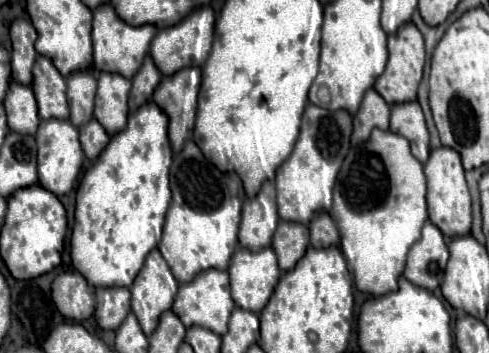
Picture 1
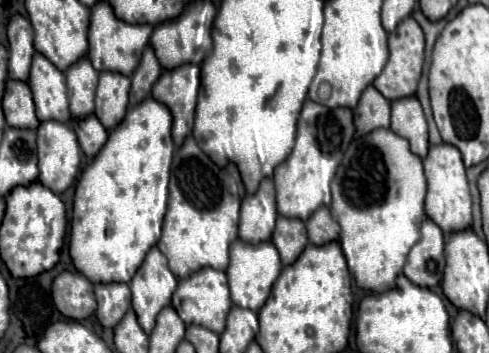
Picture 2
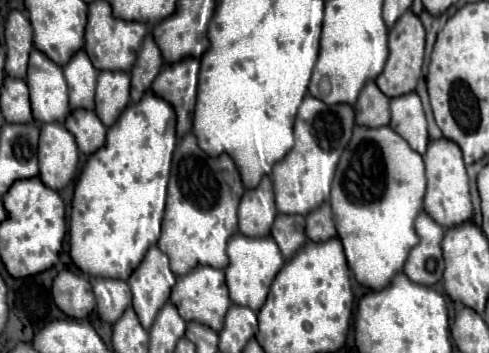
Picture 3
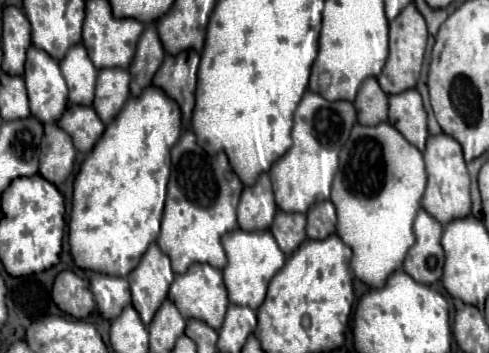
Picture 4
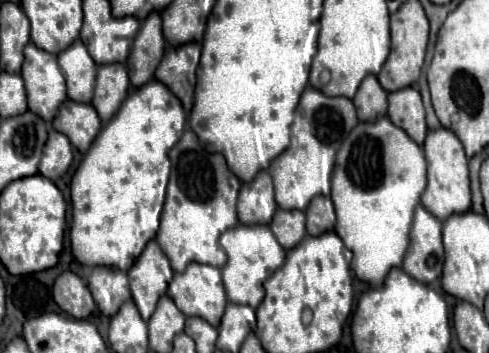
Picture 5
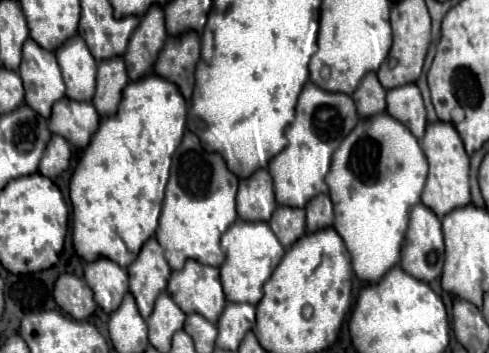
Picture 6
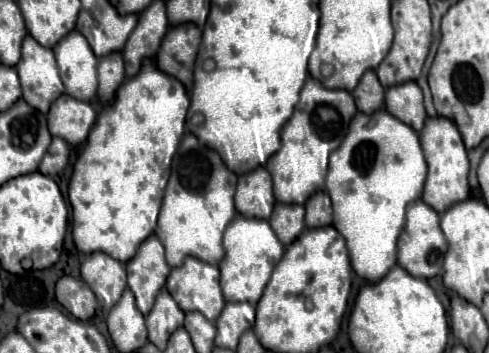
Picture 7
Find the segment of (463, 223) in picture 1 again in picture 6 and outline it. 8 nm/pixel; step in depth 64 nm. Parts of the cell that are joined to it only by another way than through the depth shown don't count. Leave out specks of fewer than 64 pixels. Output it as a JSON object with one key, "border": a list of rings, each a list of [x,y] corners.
{"border":[[[444,122],[428,124],[426,136],[422,140],[422,150],[430,164],[428,180],[426,180],[424,194],[422,194],[422,204],[428,206],[438,218],[444,218],[448,212],[452,212],[456,208],[464,208],[464,204],[470,204],[470,158],[464,152],[464,144],[462,144],[456,128],[452,128],[452,124],[444,124]]]}

